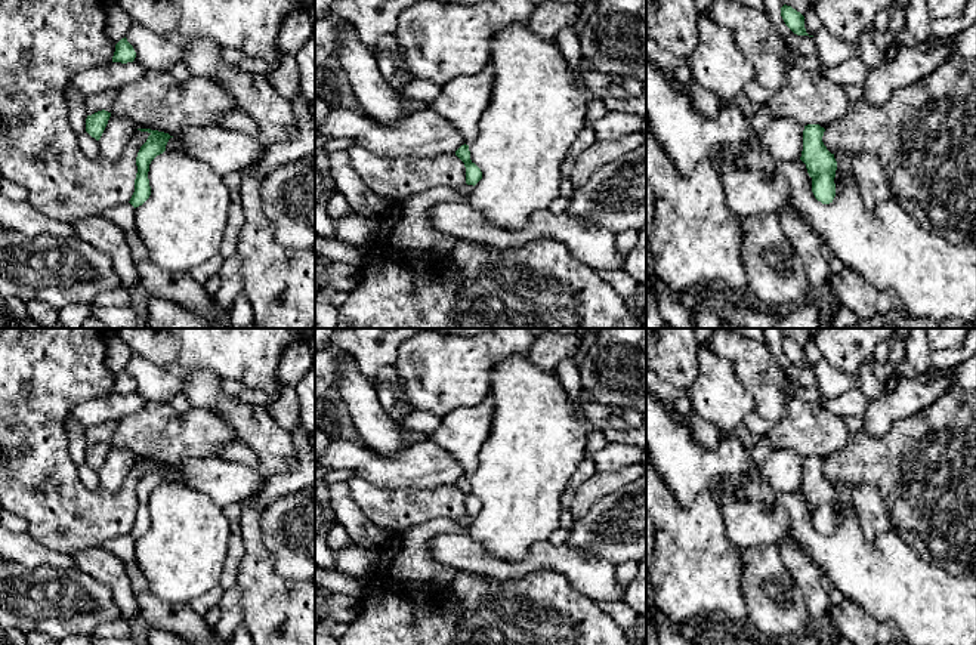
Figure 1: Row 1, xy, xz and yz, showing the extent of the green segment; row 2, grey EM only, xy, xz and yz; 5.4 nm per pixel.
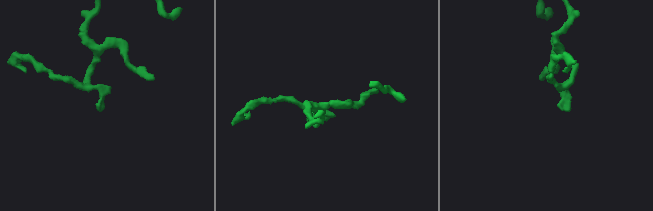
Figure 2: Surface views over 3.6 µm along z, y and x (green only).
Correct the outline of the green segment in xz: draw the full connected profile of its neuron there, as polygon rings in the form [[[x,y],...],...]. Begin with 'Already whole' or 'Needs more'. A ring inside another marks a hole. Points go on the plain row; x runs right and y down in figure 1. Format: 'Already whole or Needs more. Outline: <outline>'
Needs more. Outline: [[[461,476],[455,487],[464,494],[466,499],[466,515],[454,519],[461,527],[470,527],[473,518],[482,510],[481,500],[470,491],[469,476]]]

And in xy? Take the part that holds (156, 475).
Needs more. Outline: [[[138,462],[148,463],[149,467],[146,473],[140,478],[136,488],[138,504],[135,510],[135,524],[129,534],[108,538],[99,544],[99,547],[118,556],[124,562],[133,593],[148,589],[148,581],[135,559],[135,540],[142,537],[151,527],[148,510],[151,493],[166,482],[169,470],[173,469],[169,465],[158,462]]]

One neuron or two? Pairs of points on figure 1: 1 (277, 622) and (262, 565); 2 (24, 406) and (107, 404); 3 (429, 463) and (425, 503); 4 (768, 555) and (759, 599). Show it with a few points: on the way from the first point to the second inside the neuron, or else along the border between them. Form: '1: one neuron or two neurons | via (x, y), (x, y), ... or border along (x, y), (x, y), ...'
1: one neuron | via (274, 608), (262, 591), (262, 579)
2: two neurons | border along (110, 392), (101, 392), (80, 401), (70, 413)
3: two neurons | border along (454, 484), (391, 488)
4: one neuron | via (762, 565), (759, 589)

